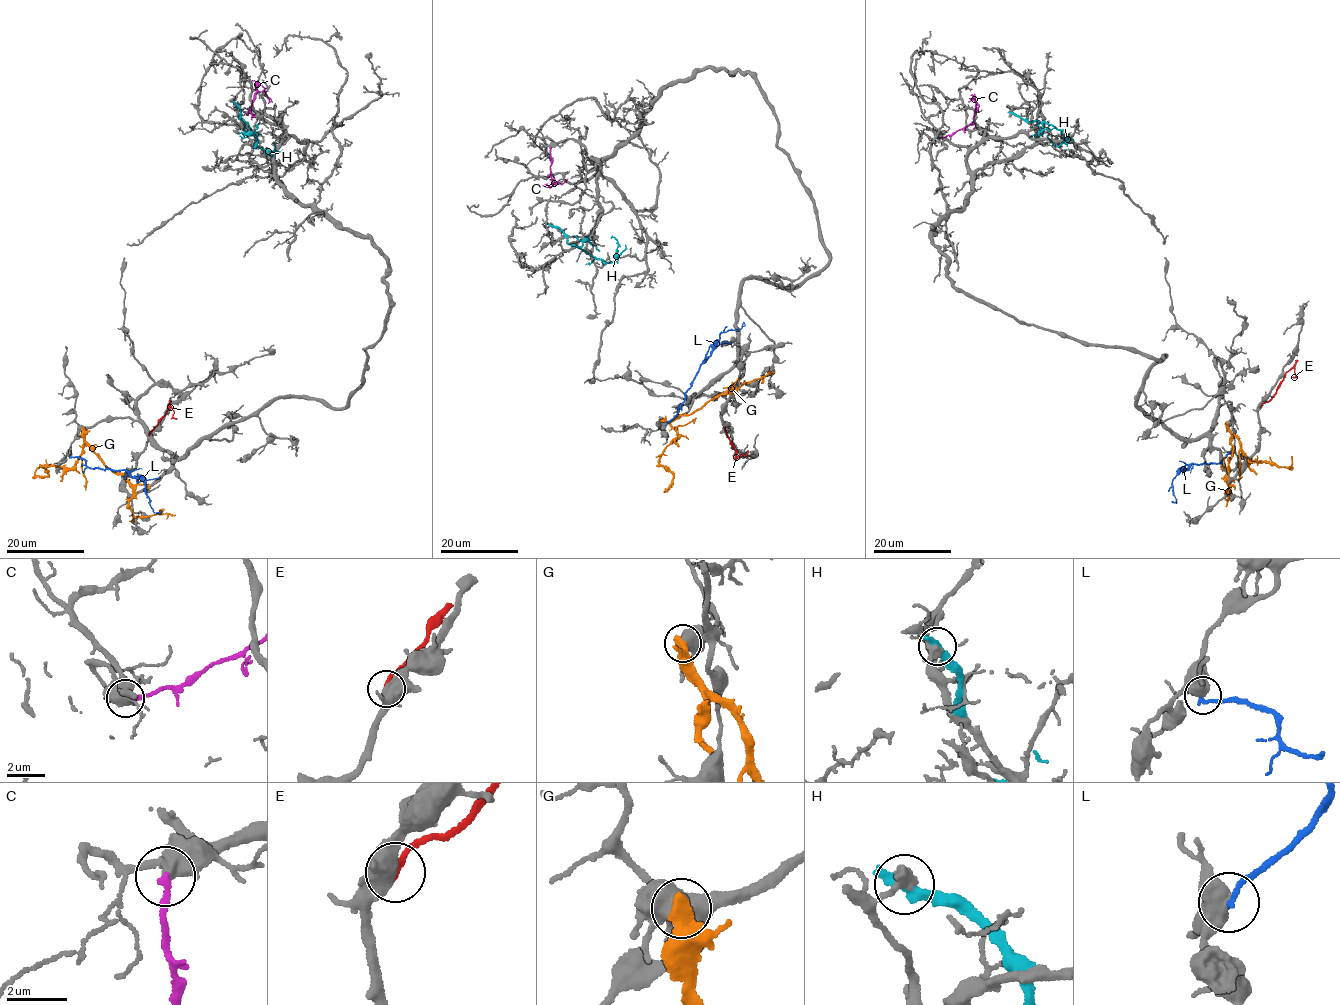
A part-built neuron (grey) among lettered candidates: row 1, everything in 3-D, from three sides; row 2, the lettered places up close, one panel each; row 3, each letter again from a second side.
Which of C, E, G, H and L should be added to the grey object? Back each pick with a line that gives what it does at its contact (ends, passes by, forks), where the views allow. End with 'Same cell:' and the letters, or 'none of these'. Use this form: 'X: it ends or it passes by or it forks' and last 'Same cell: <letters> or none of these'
Same cell: none of these

